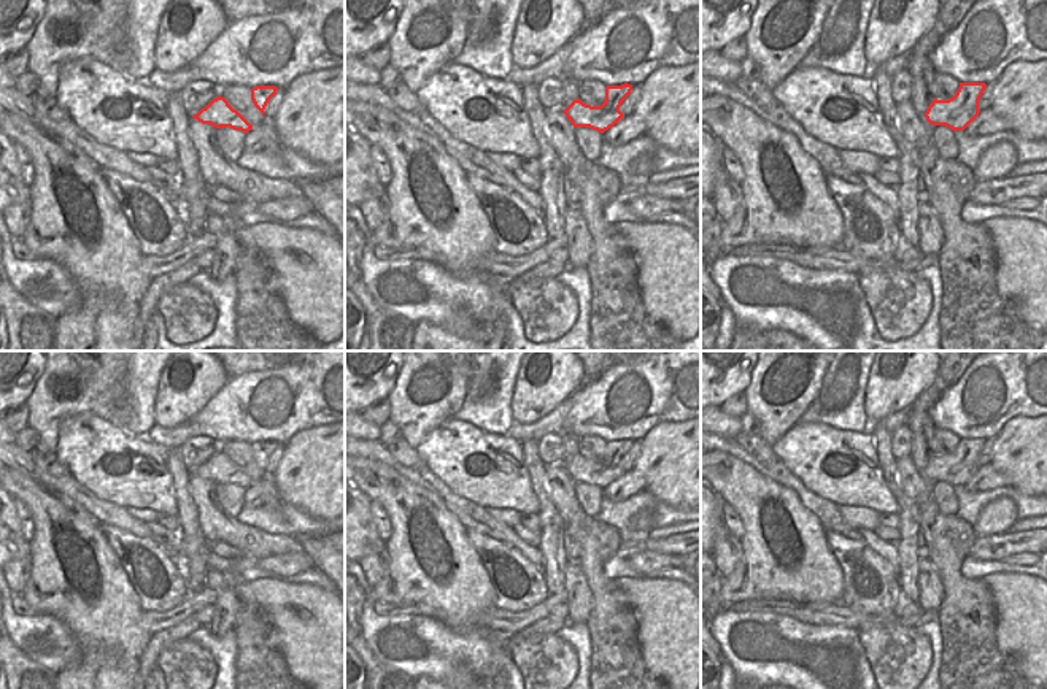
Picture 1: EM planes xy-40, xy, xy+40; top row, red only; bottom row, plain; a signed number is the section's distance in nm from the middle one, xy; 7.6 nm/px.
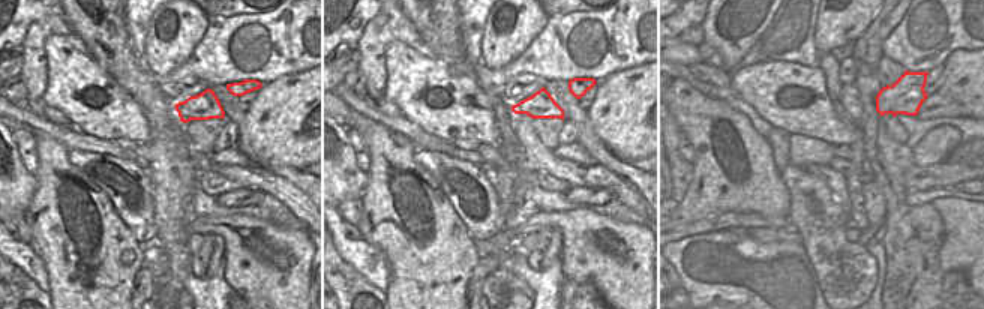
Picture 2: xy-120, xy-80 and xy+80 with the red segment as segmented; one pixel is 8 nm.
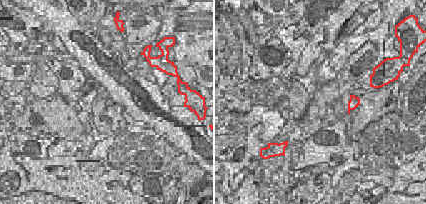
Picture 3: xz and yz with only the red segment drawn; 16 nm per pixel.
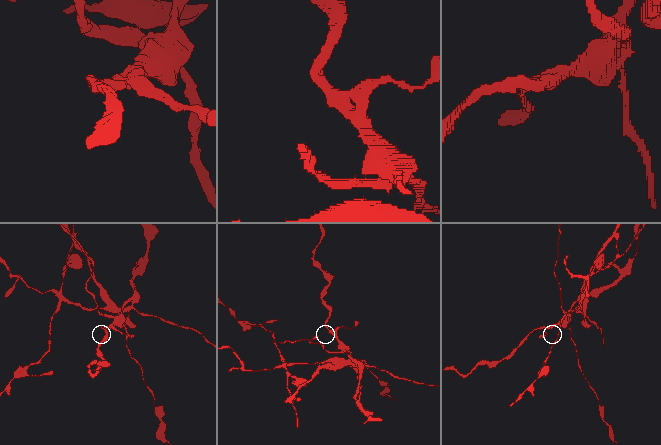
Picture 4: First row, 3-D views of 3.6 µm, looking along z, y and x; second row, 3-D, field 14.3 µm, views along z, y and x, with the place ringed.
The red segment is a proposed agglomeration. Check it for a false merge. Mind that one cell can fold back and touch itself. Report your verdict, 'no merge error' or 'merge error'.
merge error

